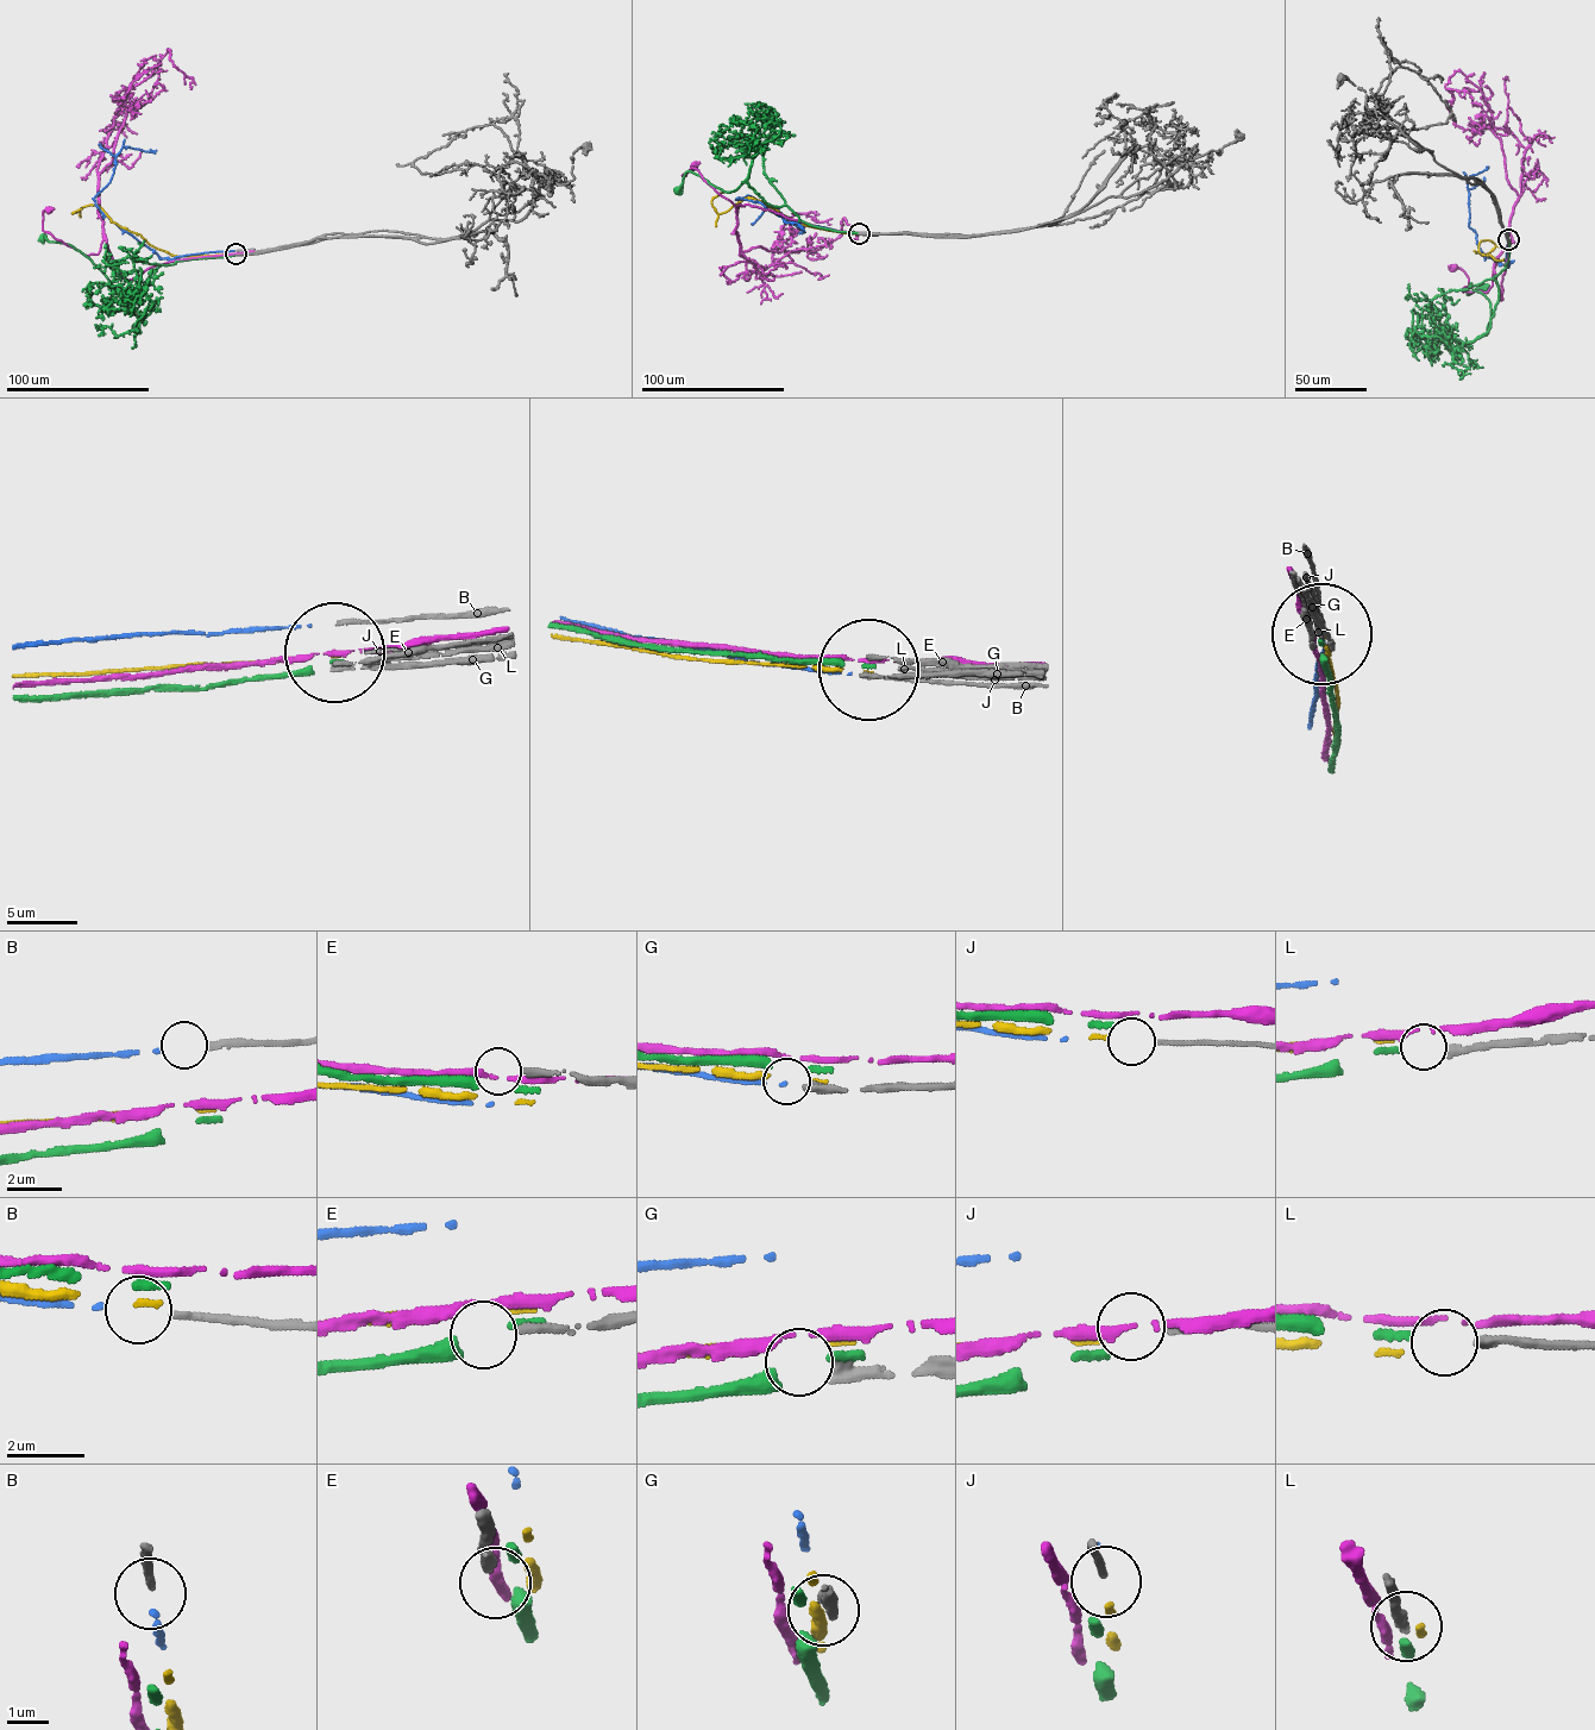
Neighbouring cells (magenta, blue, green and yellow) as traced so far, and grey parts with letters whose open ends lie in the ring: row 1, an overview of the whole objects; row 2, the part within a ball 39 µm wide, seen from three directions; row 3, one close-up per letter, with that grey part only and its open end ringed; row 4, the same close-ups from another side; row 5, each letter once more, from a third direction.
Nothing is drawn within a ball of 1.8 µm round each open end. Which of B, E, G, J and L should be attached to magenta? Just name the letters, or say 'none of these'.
none of these

